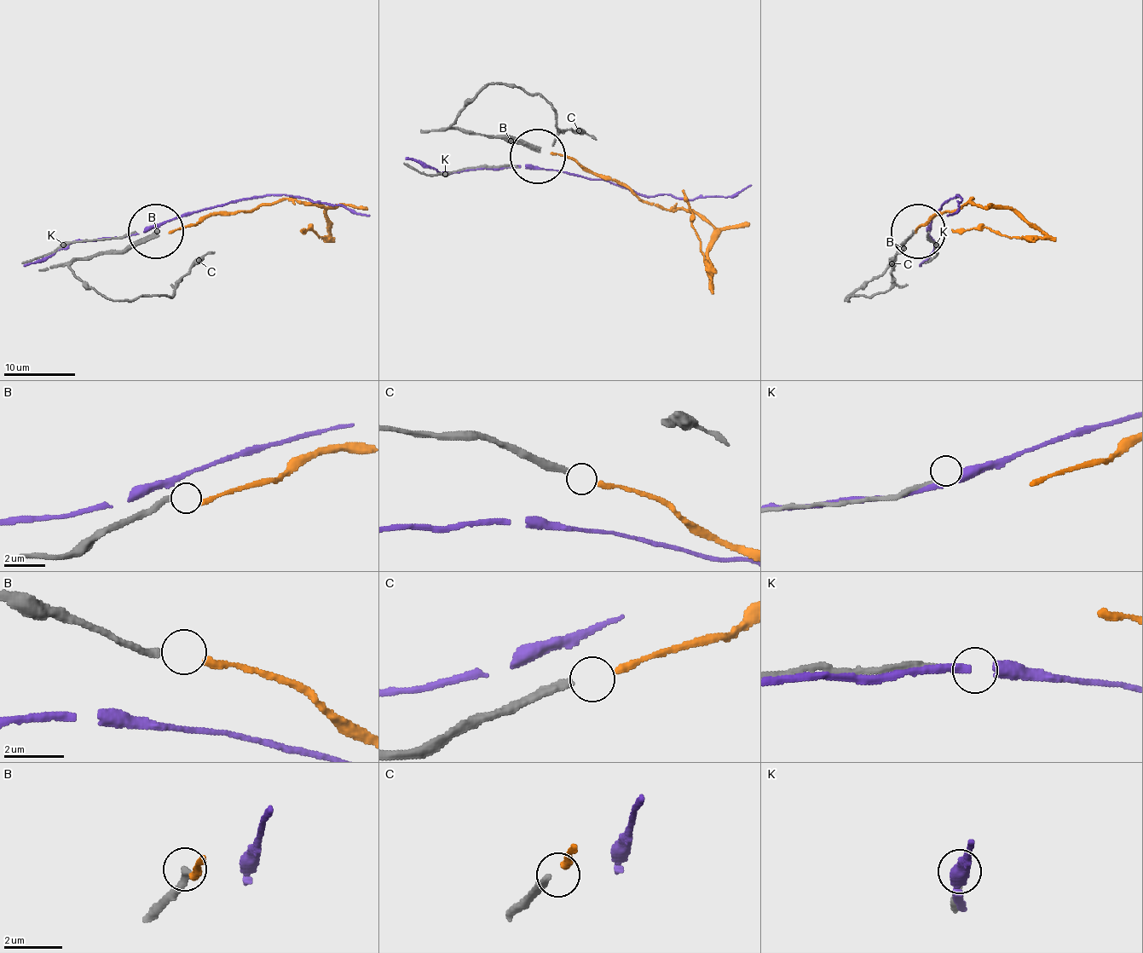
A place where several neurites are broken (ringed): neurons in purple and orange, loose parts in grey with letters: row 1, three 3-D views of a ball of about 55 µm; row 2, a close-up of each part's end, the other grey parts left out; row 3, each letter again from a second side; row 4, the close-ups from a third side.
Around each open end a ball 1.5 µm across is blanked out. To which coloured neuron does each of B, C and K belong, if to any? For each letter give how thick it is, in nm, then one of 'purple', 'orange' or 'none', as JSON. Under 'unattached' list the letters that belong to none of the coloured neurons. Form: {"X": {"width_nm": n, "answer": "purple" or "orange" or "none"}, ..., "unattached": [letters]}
{"B": {"width_nm": 280, "answer": "none"}, "C": {"width_nm": 260, "answer": "orange"}, "K": {"width_nm": 170, "answer": "none"}, "unattached": ["B", "K"]}

